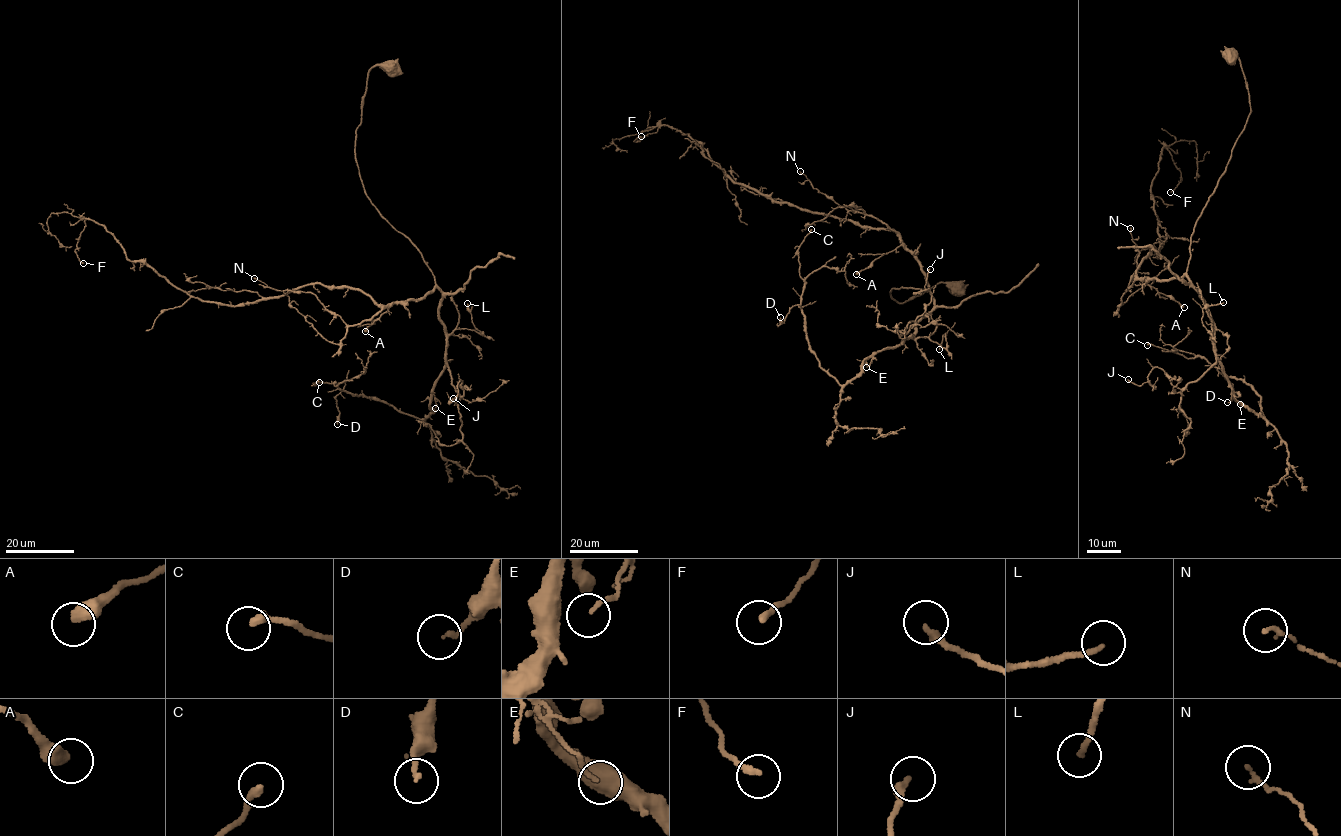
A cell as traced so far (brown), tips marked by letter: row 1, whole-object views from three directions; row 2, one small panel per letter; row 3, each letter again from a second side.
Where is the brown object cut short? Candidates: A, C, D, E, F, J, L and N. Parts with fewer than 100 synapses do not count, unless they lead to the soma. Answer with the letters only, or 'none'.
none

